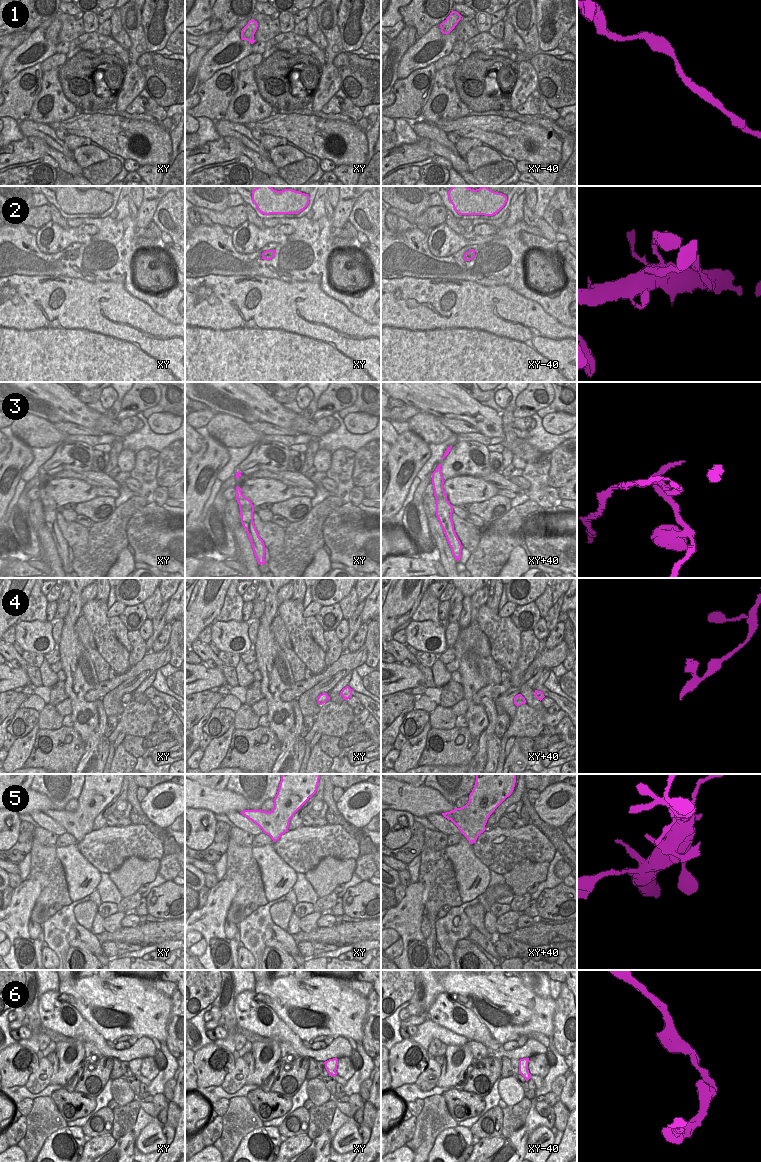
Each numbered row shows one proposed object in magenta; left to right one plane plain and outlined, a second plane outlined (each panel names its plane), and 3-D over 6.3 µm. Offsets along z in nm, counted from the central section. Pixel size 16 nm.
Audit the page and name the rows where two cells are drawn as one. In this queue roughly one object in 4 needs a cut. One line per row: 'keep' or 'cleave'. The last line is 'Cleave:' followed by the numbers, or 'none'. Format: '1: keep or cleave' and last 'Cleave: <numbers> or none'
1: keep
2: keep
3: cleave
4: keep
5: cleave
6: keep
Cleave: 3, 5

